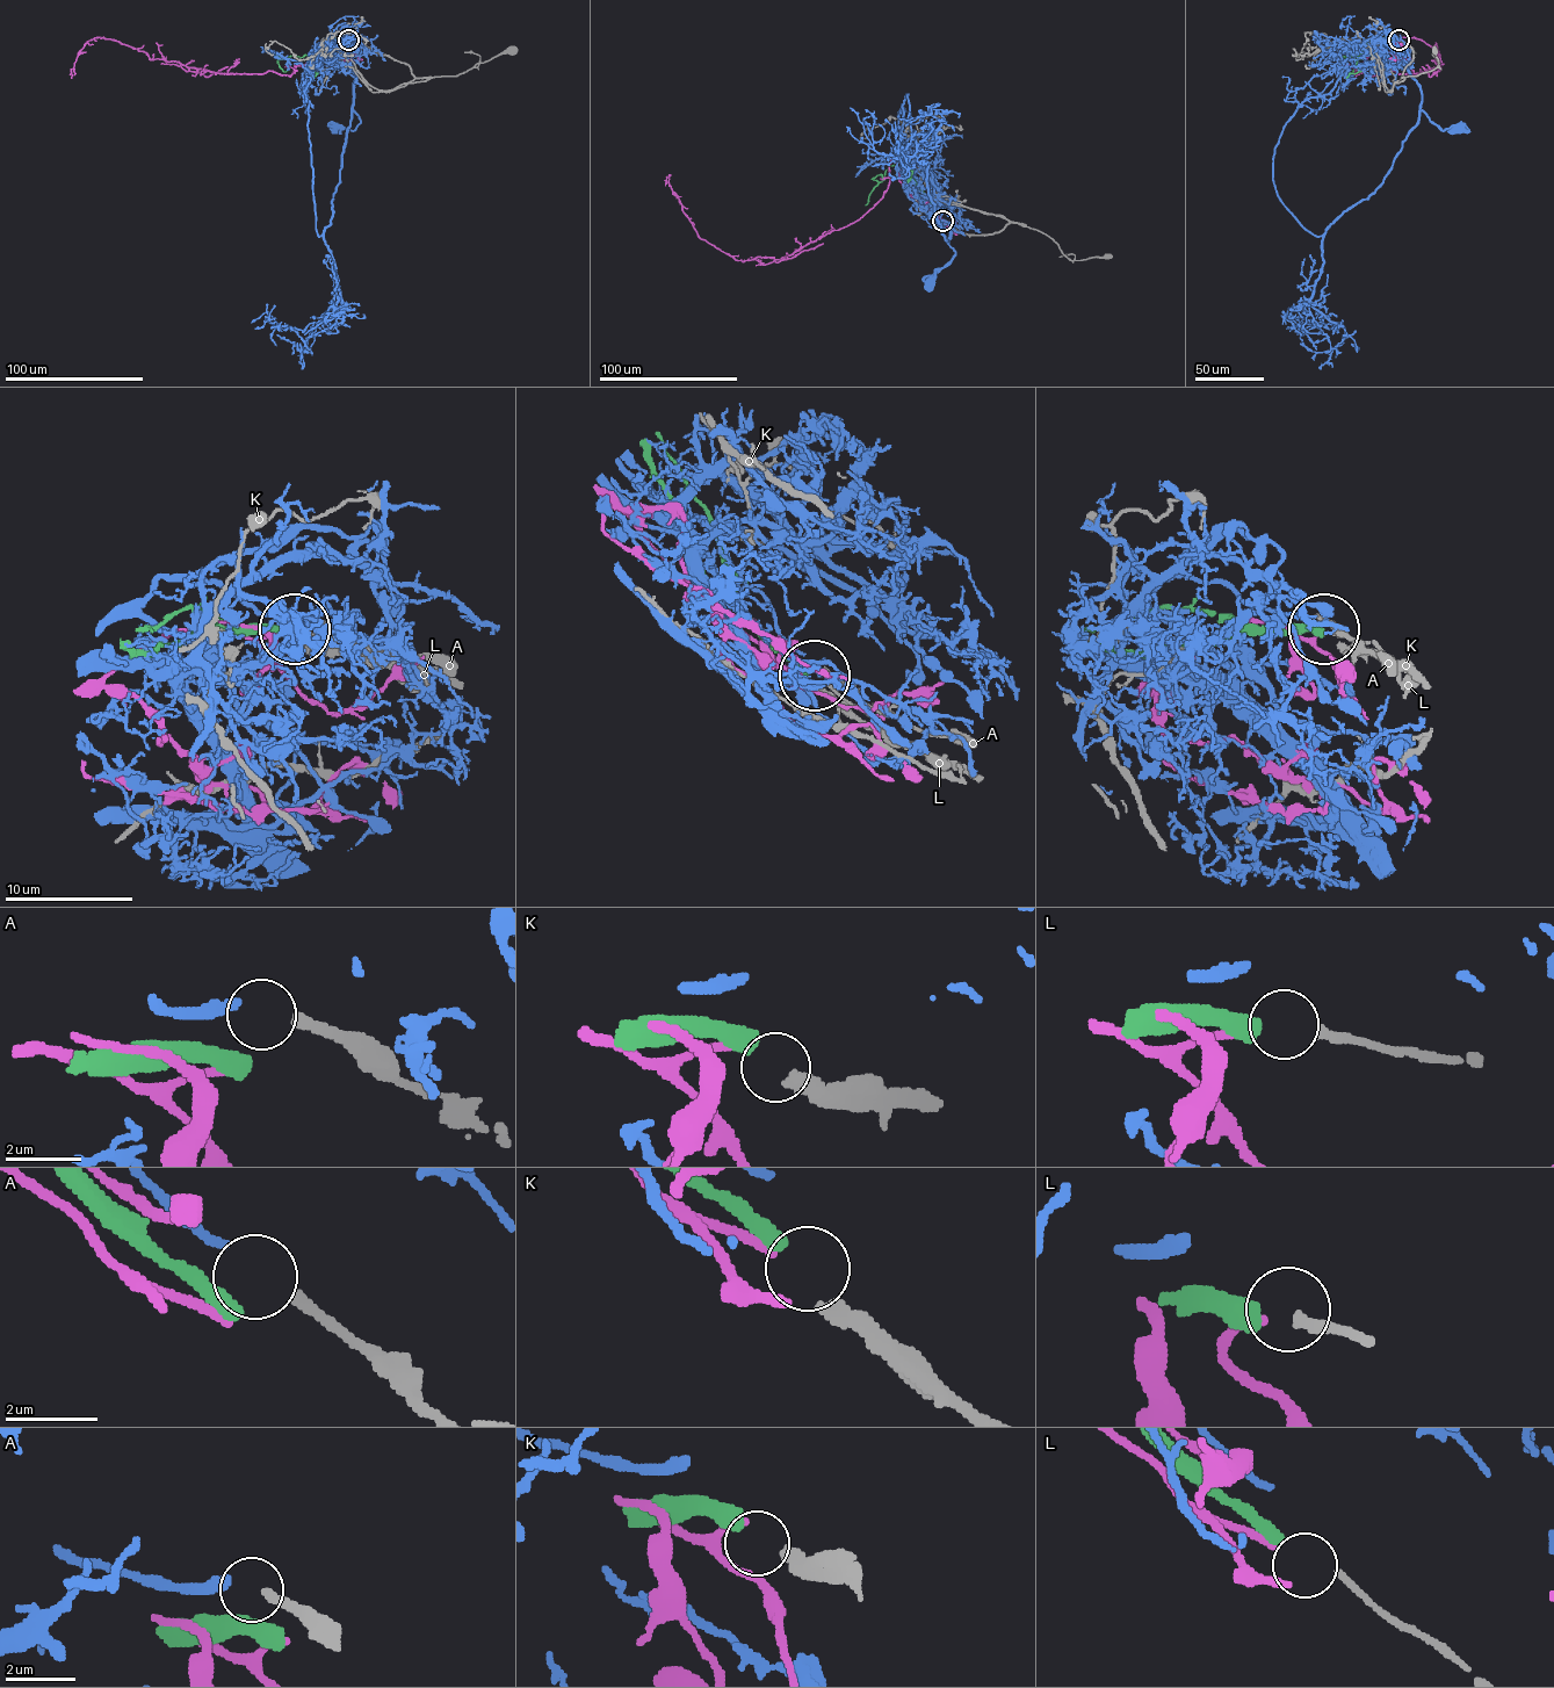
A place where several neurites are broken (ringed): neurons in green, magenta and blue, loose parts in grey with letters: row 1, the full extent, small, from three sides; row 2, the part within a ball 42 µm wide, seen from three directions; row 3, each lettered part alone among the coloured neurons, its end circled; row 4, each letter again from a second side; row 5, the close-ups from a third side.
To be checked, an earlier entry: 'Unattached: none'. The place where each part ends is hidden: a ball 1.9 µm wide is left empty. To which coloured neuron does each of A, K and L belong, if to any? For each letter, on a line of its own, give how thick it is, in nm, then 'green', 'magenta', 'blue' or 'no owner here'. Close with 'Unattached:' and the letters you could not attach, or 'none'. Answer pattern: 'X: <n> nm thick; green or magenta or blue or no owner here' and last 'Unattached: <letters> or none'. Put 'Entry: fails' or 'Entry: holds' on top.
Entry: holds
A: 240 nm thick; blue
K: 400 nm thick; green
L: 200 nm thick; magenta
Unattached: none

